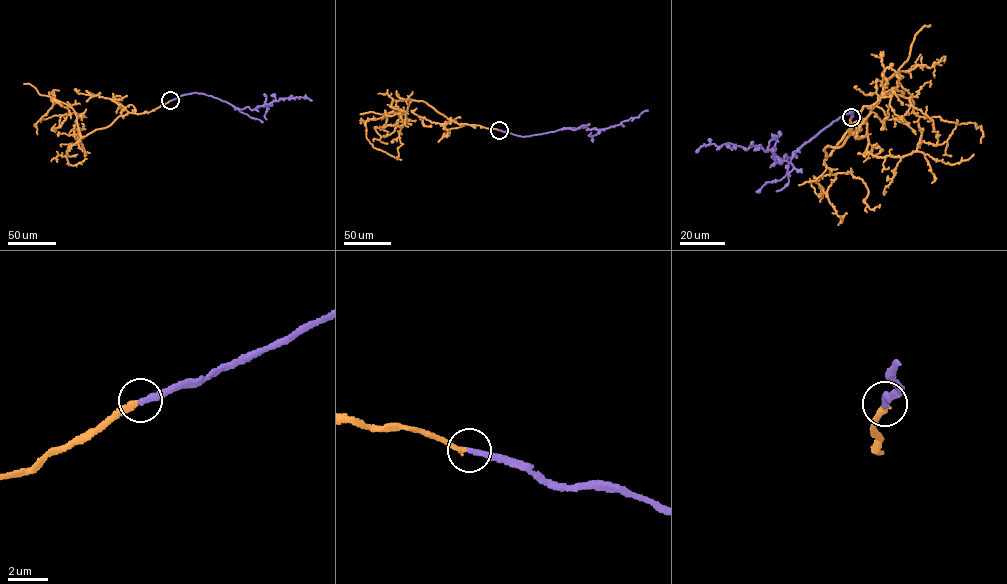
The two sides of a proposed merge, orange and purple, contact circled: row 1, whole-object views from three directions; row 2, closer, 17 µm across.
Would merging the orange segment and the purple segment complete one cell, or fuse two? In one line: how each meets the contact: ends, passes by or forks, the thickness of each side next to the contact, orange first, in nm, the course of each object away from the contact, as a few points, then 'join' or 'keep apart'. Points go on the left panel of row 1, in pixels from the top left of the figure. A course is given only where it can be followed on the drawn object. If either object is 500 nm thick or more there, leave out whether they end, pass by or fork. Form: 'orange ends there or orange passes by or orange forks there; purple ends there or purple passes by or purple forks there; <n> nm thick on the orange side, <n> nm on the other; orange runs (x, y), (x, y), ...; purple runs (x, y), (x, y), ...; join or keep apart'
orange ends there; purple ends there; 260 nm thick on the orange side, 280 nm on the other; orange runs (170, 100), (149, 112), (119, 116), (84, 136), (74, 111), (56, 100), (39, 120), (73, 113), (86, 117); purple runs (170, 100), (197, 92), (212, 96), (239, 109), (247, 106), (253, 110), (281, 98), (304, 97), (312, 100); join

